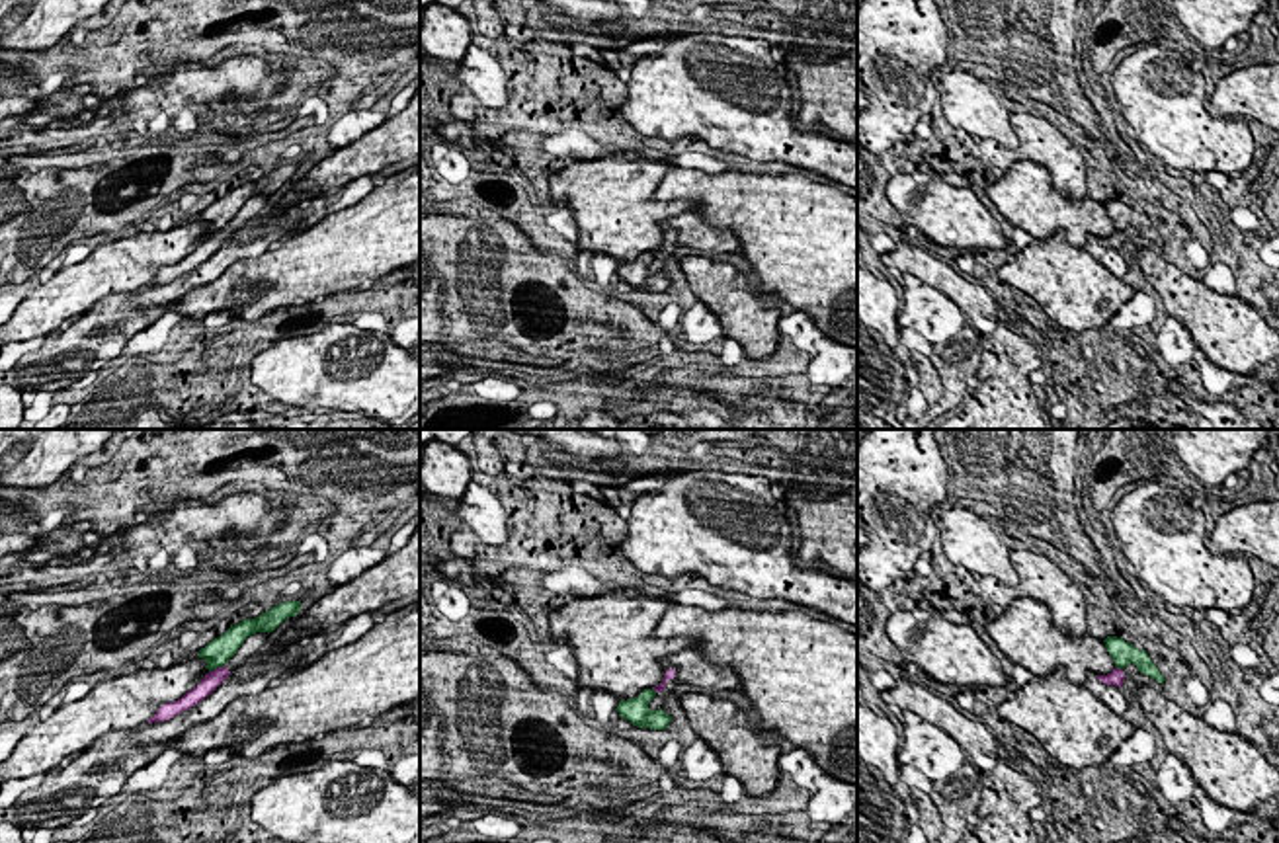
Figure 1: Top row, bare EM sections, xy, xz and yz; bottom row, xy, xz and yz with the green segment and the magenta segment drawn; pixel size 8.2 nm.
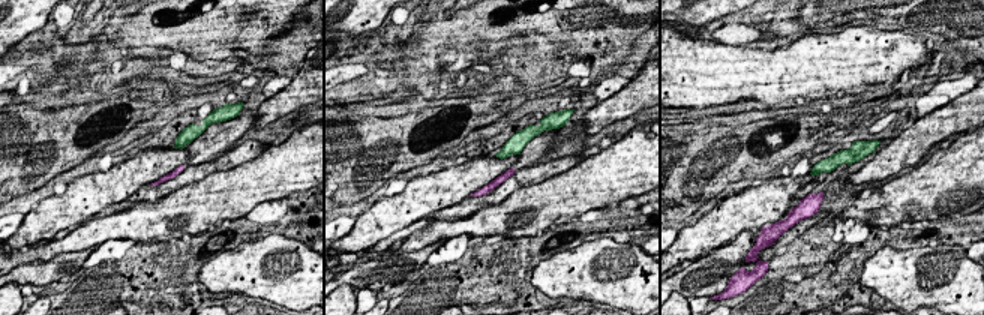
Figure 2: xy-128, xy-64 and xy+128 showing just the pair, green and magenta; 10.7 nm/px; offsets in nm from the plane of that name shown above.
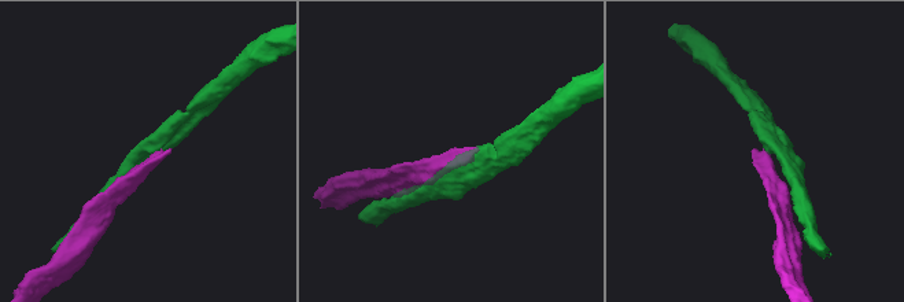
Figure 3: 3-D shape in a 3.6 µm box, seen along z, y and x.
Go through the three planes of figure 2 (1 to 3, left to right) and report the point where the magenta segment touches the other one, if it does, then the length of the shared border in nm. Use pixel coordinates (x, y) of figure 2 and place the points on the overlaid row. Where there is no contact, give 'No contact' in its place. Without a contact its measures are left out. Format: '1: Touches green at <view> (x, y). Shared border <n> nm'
1: No contact
2: No contact
3: No contact

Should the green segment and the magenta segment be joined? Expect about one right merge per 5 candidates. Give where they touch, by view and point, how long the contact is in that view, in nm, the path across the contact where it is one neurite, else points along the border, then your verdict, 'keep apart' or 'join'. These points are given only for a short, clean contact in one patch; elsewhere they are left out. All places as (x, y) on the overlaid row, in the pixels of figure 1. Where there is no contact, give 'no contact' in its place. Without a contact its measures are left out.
contact xy (215, 668); length 140 nm; border xy (223, 664), (209, 672); keep apart

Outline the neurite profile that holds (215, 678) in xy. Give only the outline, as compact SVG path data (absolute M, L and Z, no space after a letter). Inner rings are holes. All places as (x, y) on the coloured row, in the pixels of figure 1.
M223 665L213 671L209 671L197 687L187 691L182 699L174 702L162 704L152 718L148 718L148 724L152 722L164 722L174 718L176 714L195 706L205 697L209 697L225 679L230 675L230 671Z

